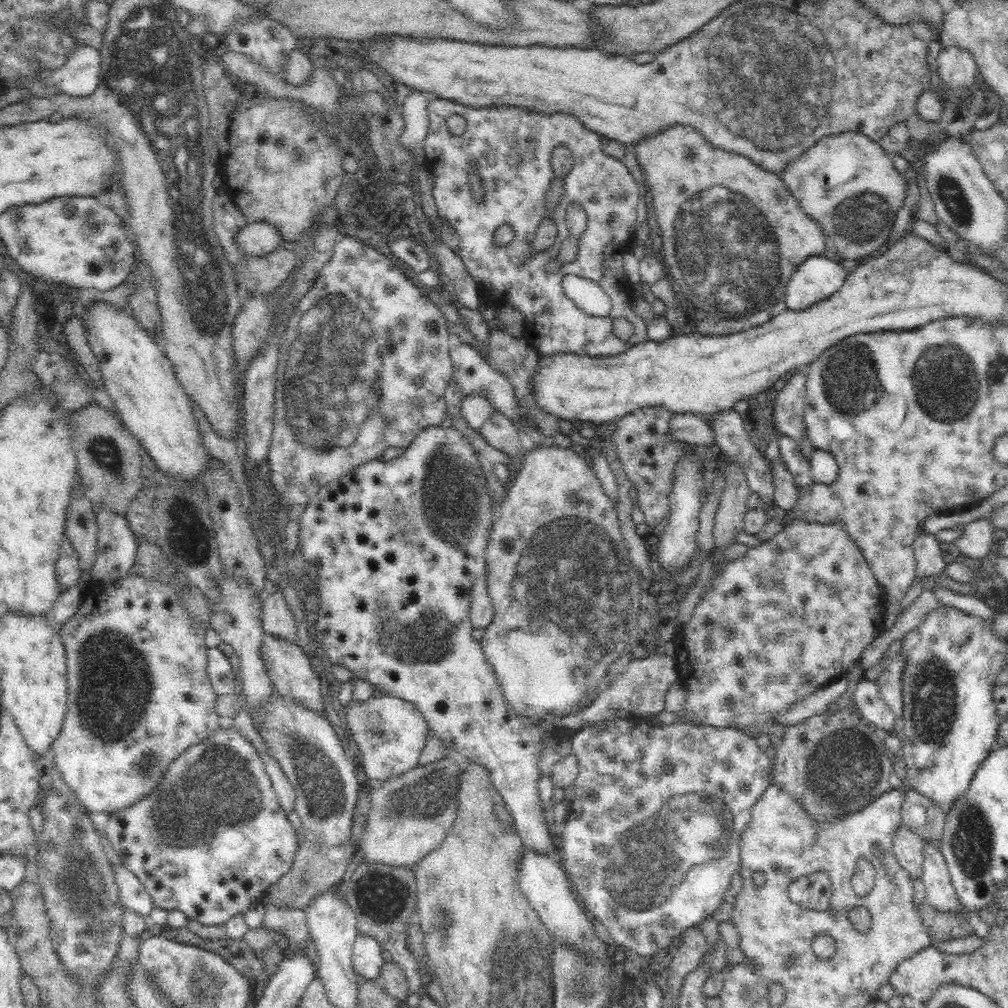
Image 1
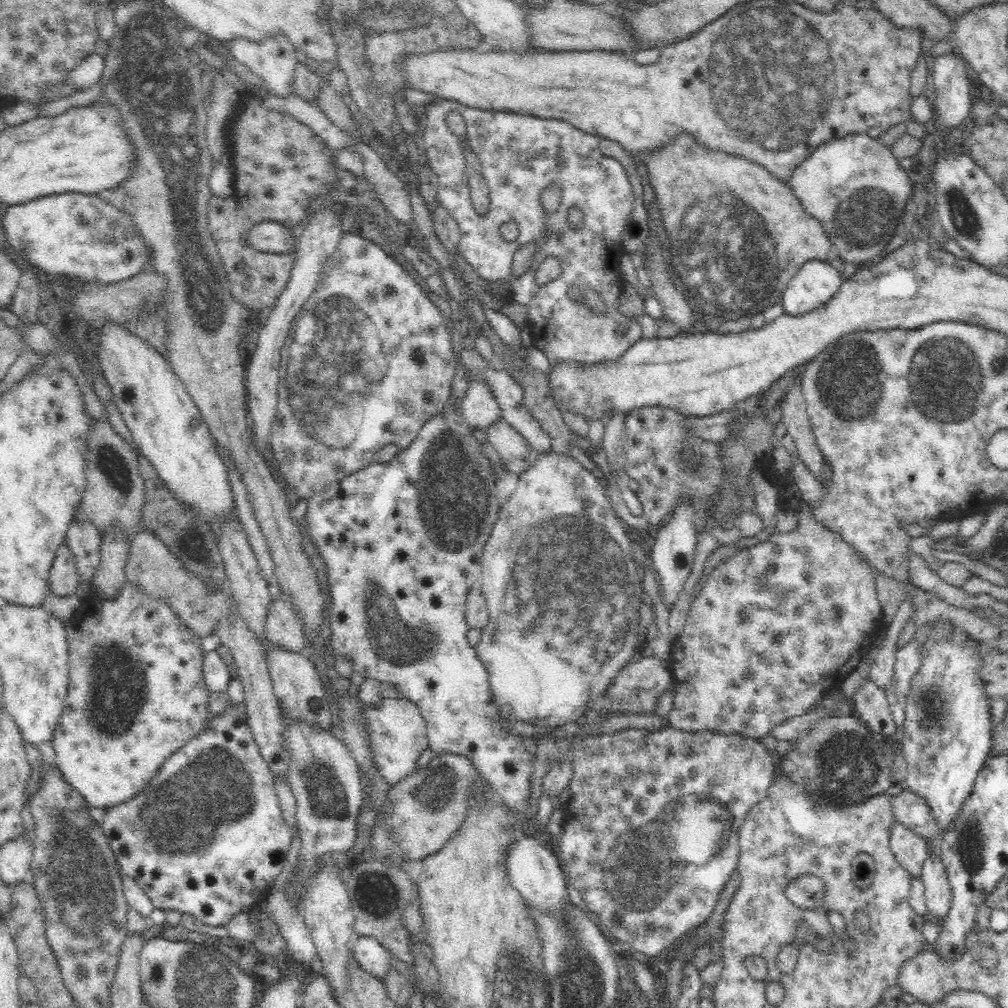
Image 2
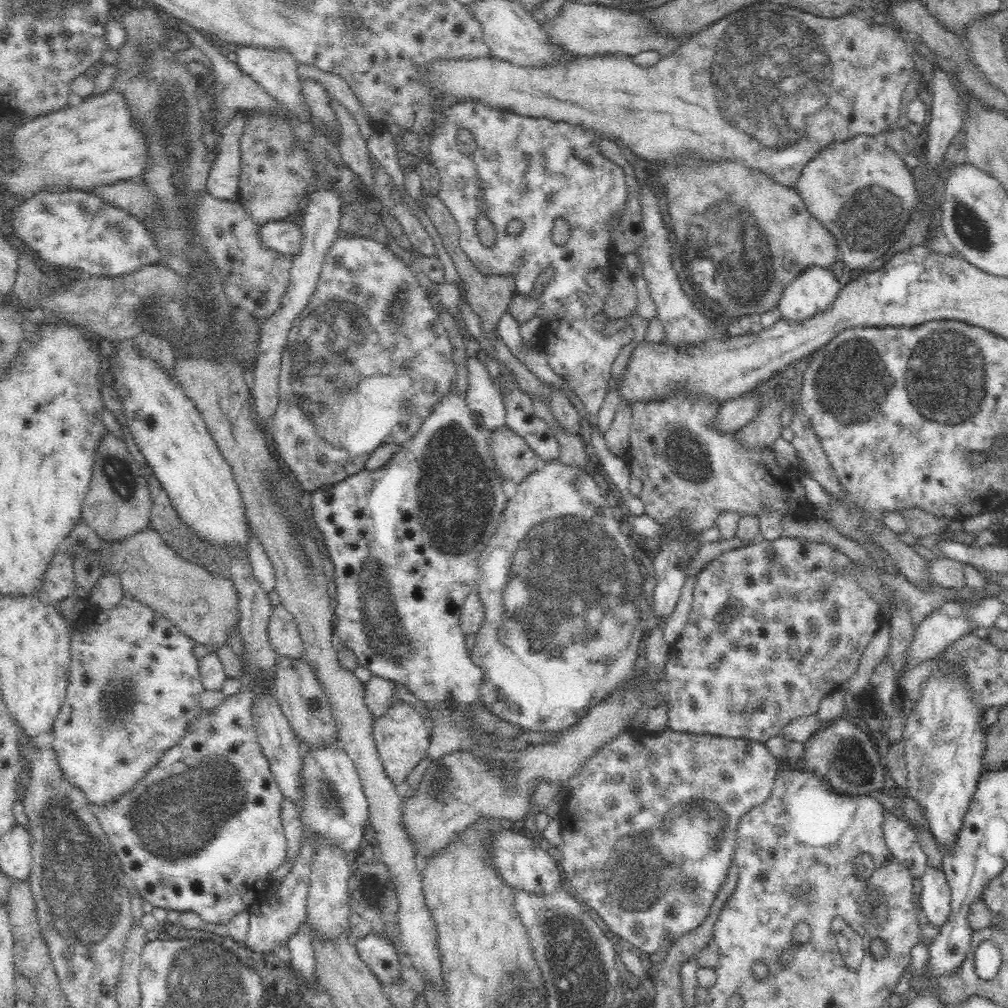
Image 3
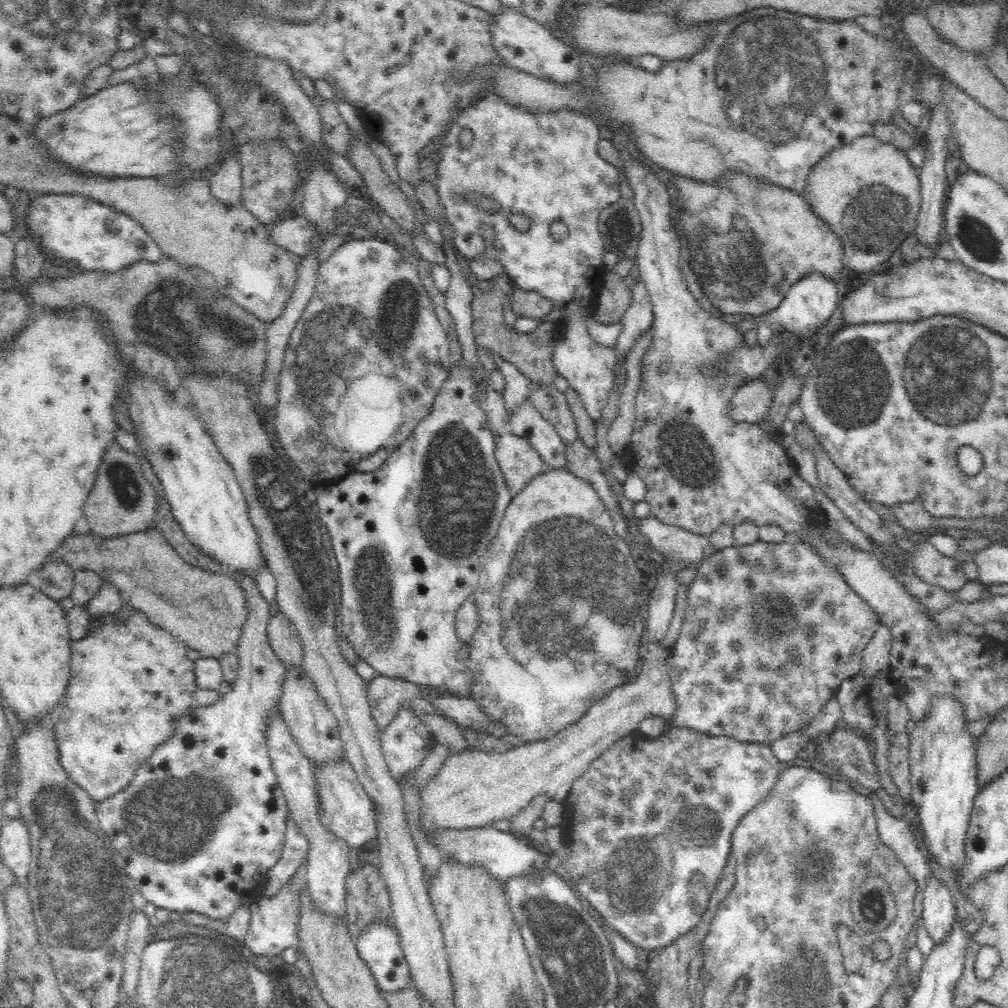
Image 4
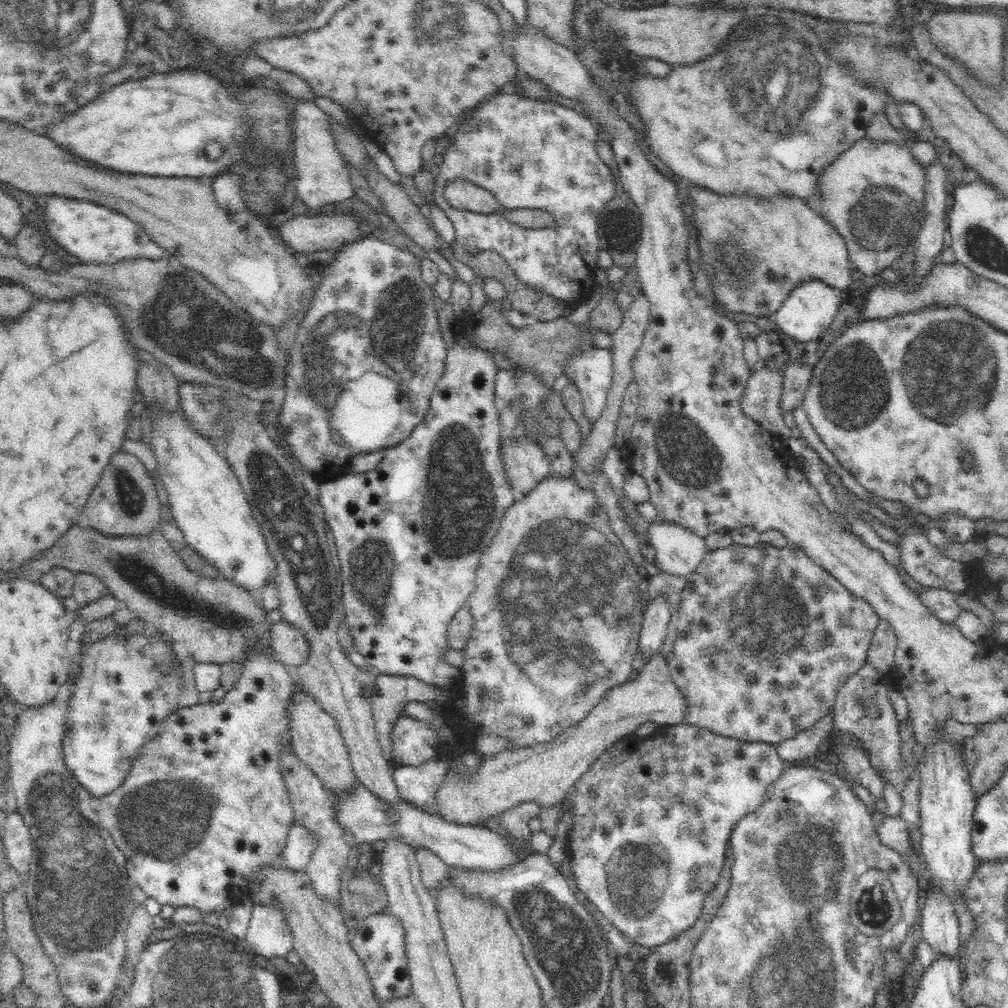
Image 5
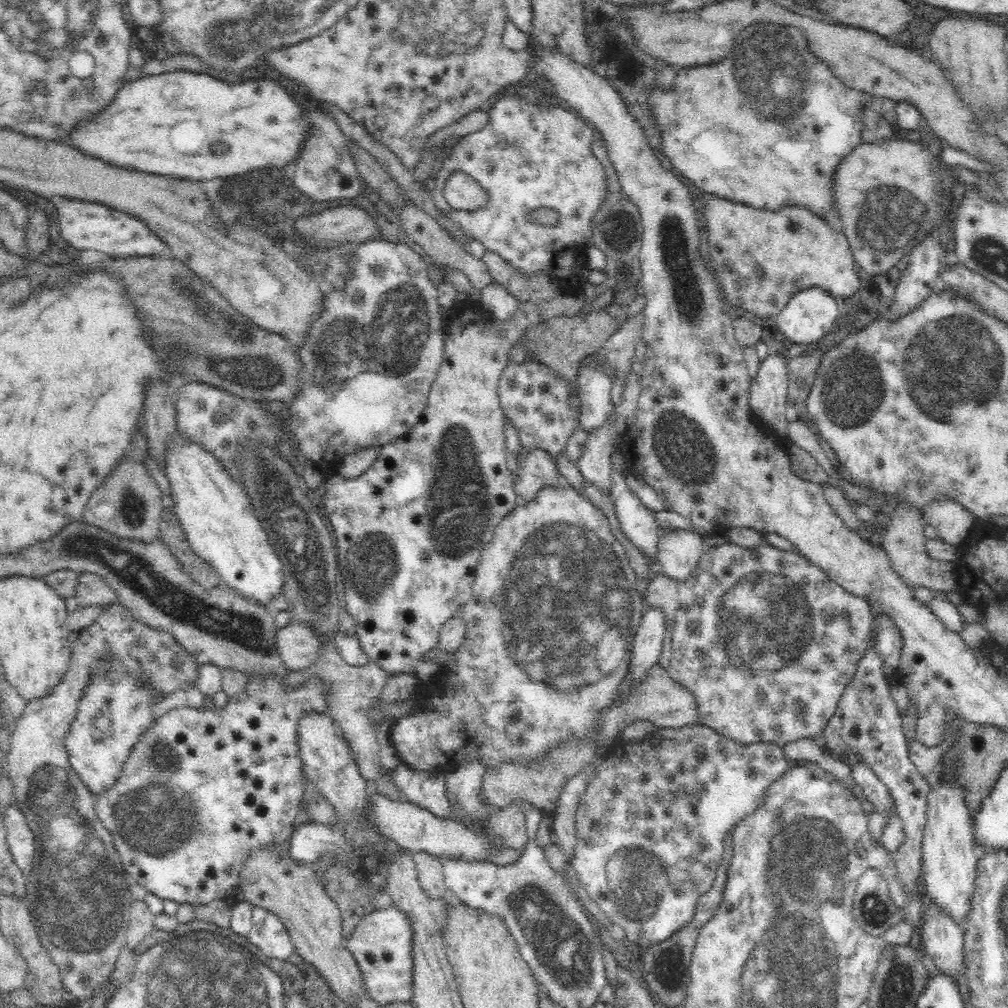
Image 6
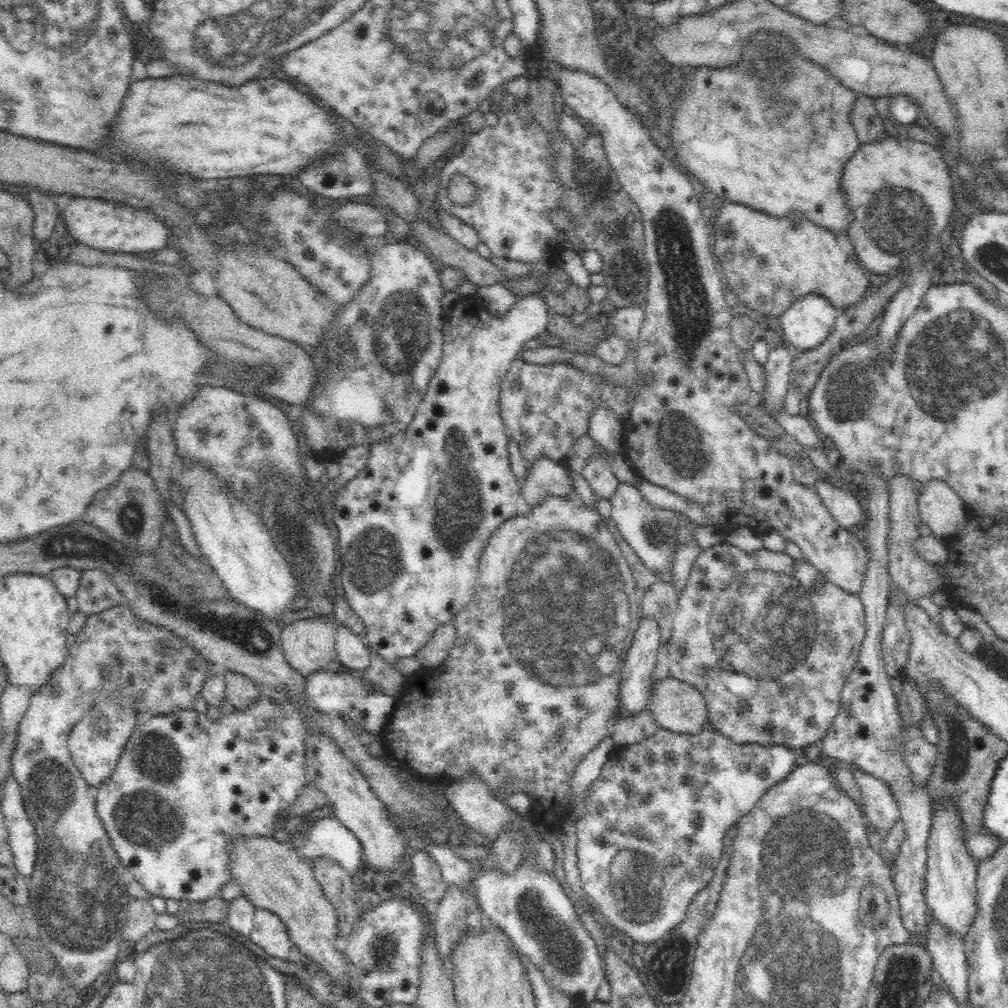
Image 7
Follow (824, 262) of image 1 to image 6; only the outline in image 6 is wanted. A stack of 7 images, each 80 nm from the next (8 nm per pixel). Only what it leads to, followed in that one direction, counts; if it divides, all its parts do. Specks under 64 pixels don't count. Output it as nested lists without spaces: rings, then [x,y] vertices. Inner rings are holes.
[[[807,285],[790,296],[786,306],[774,317],[776,328],[784,334],[789,341],[797,346],[817,343],[827,333],[832,331],[836,317],[841,311],[840,300],[832,292],[818,285]]]

